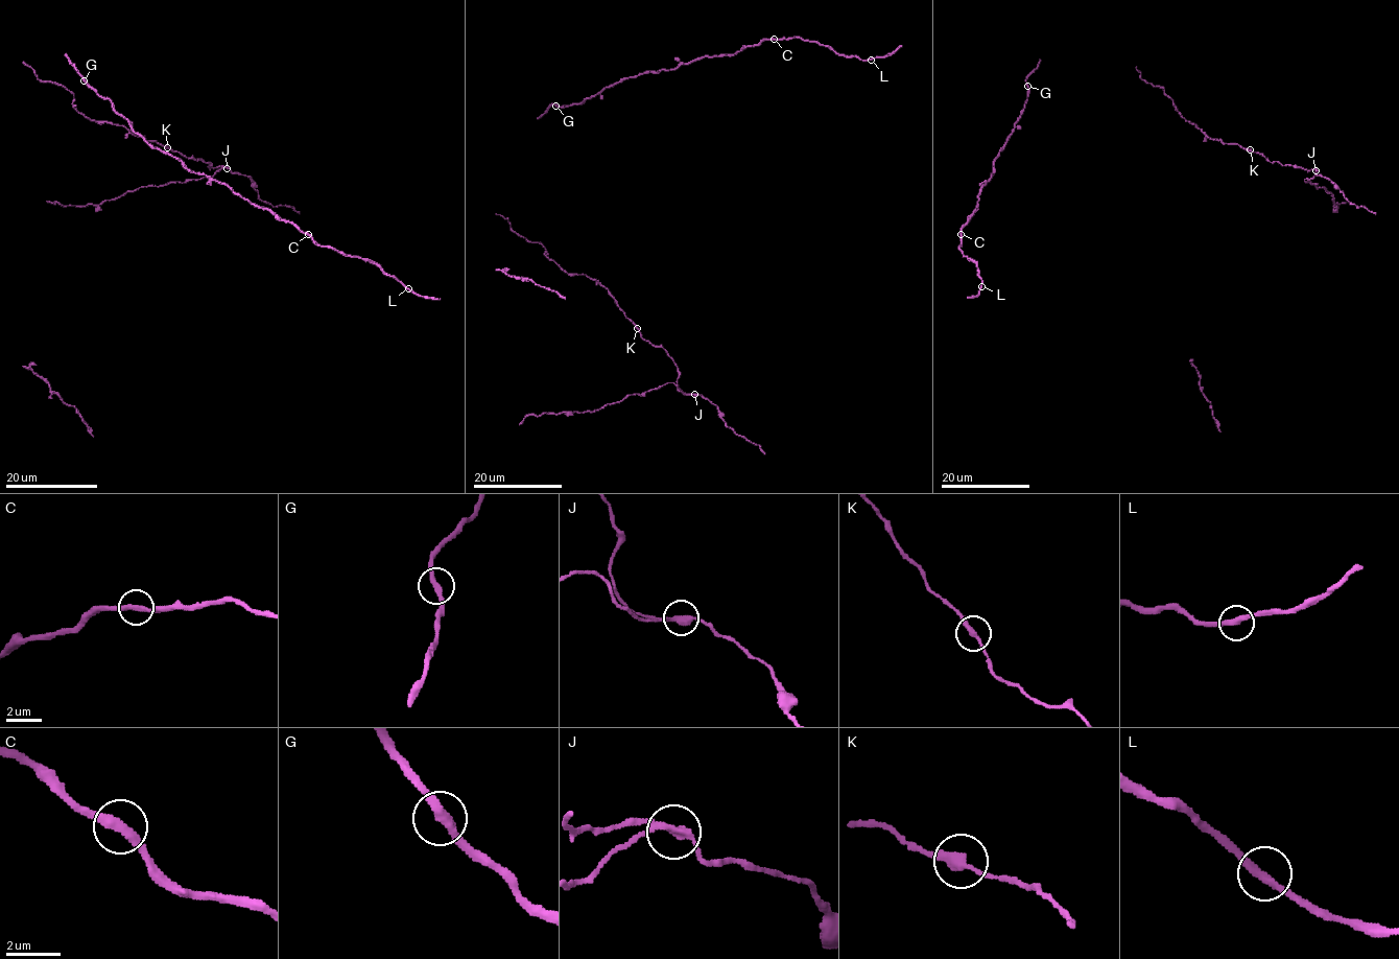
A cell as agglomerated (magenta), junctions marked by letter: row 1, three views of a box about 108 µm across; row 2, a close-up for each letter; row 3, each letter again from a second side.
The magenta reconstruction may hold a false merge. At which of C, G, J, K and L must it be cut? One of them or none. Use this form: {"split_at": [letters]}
{"split_at": ["J"]}

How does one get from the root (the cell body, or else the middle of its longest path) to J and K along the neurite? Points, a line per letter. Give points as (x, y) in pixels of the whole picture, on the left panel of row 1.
J: (92, 121), (124, 125), (132, 134), (155, 140), (186, 158), (200, 159), (210, 163), (210, 168), (227, 168)
K: (92, 121), (124, 125), (132, 134), (167, 147)

